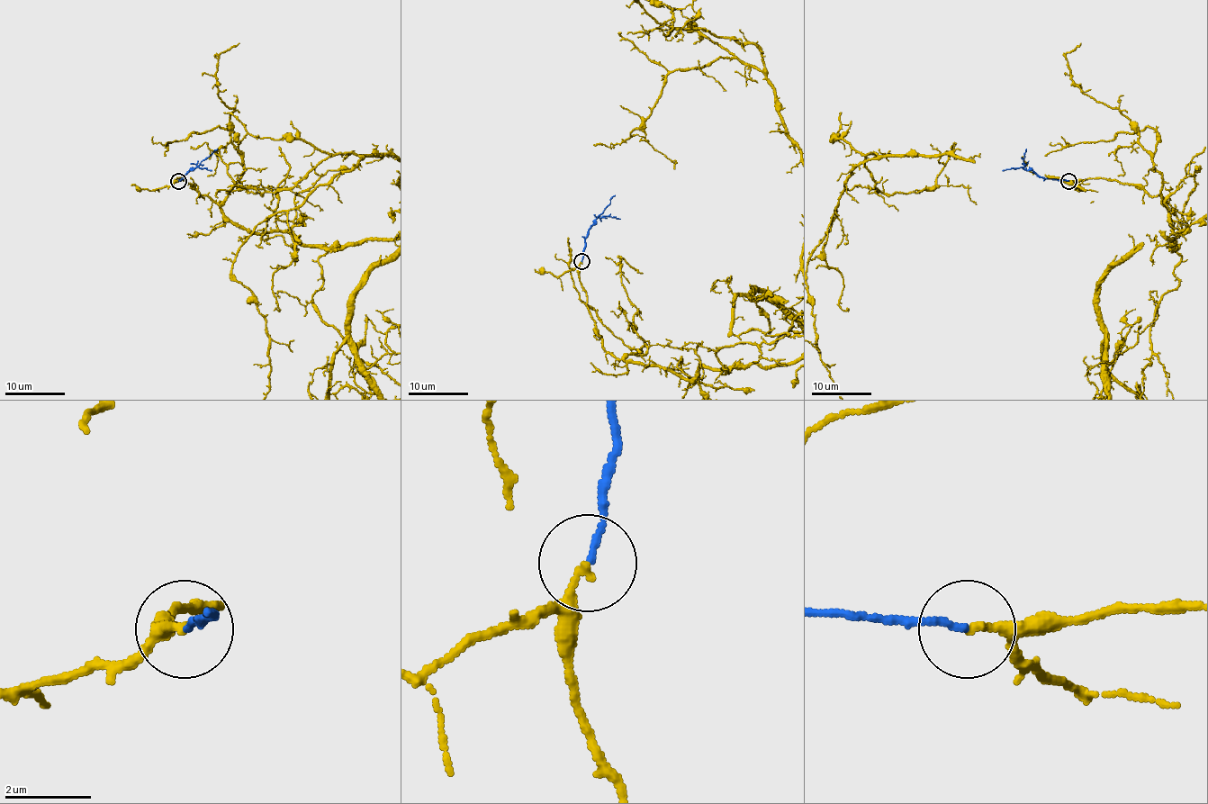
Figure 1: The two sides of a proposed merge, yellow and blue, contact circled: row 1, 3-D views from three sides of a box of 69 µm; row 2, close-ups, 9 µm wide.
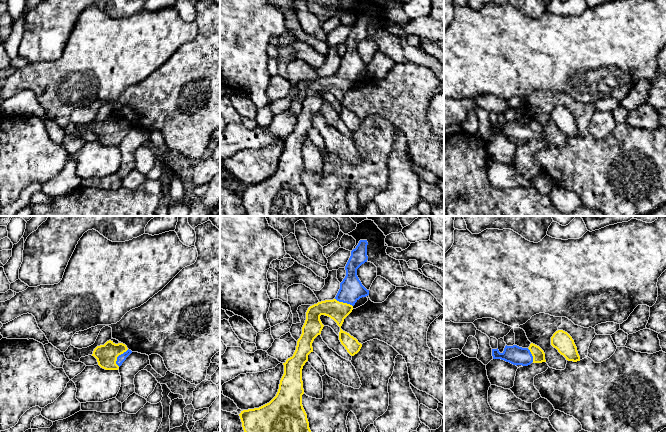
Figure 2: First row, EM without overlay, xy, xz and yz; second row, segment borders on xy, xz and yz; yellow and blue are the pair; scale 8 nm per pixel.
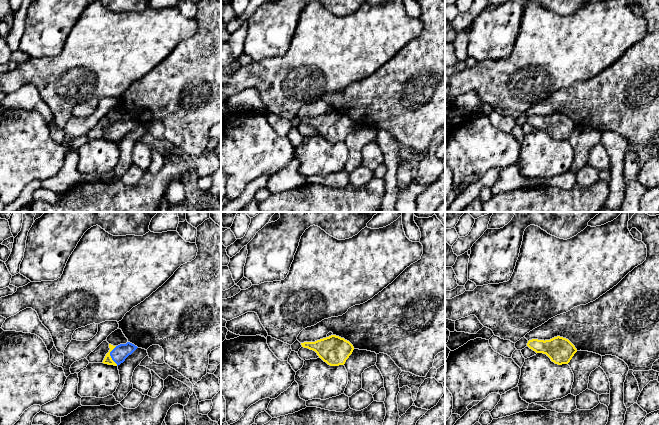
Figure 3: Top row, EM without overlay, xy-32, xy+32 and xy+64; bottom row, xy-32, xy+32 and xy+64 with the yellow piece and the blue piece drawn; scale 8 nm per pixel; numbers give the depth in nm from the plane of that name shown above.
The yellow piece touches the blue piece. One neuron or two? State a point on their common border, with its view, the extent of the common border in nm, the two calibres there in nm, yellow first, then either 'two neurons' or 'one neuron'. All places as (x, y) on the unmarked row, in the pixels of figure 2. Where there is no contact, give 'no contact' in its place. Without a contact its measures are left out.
xy (118, 131) | 170 nm | 170/70 nm | one neuron

